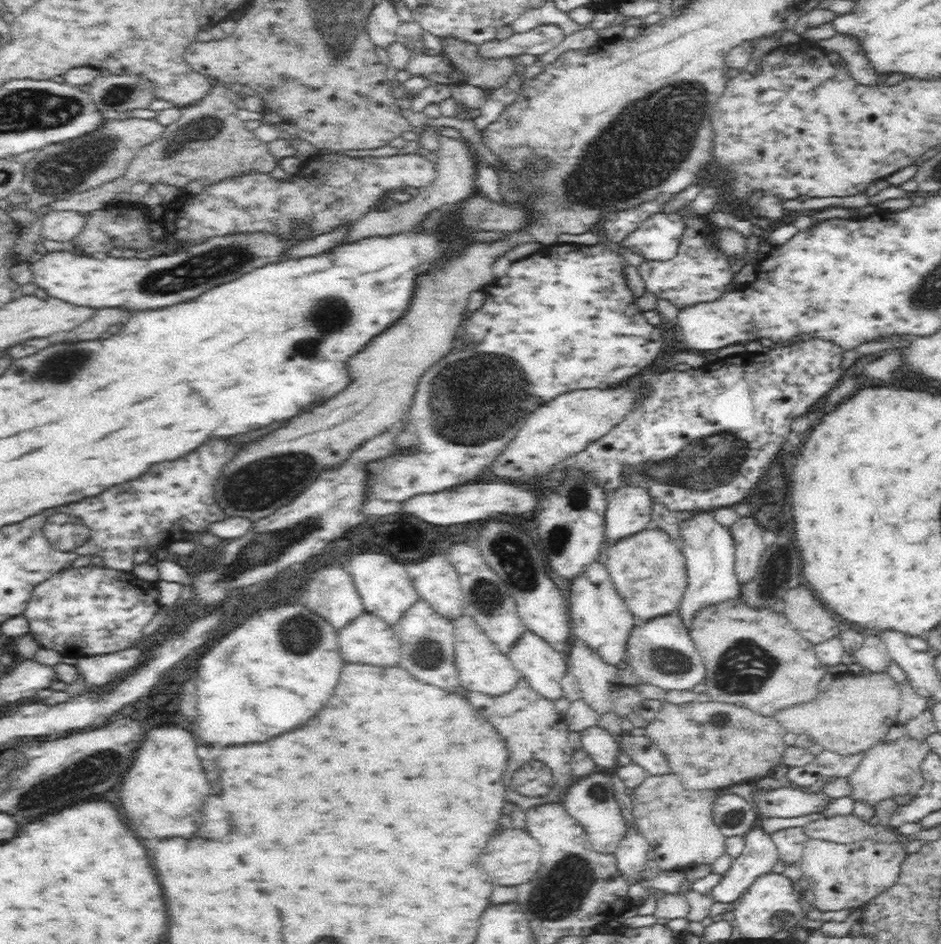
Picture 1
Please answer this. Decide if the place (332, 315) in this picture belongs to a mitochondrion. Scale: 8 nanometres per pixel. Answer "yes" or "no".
yes

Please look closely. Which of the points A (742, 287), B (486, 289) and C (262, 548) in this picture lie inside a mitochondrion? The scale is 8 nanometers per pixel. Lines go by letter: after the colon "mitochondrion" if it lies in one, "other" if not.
A: other
B: other
C: mitochondrion

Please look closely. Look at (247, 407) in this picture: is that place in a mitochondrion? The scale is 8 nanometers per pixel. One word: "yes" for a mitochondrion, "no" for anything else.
no

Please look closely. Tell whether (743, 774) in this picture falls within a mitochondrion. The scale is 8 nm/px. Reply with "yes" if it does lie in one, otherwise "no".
no

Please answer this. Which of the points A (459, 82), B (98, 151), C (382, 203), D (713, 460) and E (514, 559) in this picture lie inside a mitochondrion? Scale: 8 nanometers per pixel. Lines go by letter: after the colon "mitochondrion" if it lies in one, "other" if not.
A: other
B: mitochondrion
C: other
D: mitochondrion
E: mitochondrion

